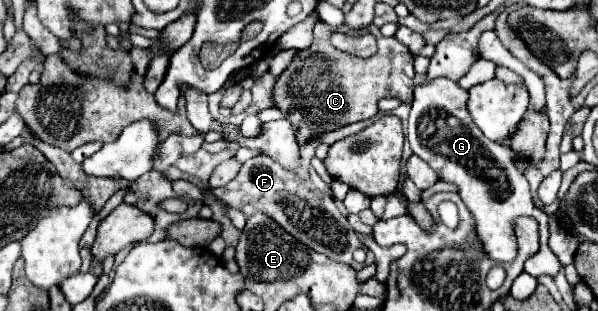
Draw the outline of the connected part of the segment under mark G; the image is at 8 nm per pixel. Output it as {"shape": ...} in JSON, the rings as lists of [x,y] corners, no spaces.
{"shape":[[[434,79],[414,89],[414,103],[408,121],[408,141],[414,155],[418,155],[432,169],[436,169],[442,181],[460,187],[460,197],[476,219],[478,237],[490,259],[498,263],[514,261],[518,255],[514,219],[520,215],[534,217],[540,225],[540,251],[524,263],[524,271],[534,277],[554,277],[560,269],[560,261],[548,247],[548,215],[534,205],[530,185],[524,173],[516,169],[510,147],[486,139],[484,133],[472,123],[472,117],[466,109],[468,93],[464,93],[464,89],[456,85],[458,83],[450,79]]]}

